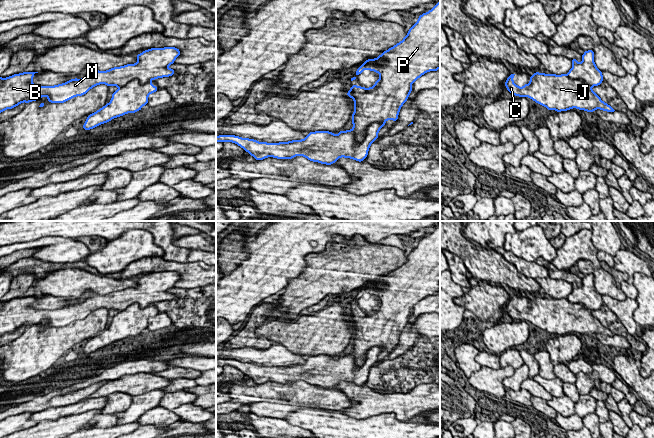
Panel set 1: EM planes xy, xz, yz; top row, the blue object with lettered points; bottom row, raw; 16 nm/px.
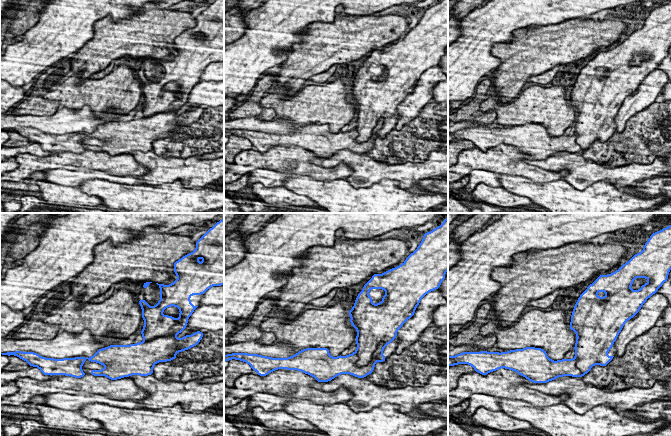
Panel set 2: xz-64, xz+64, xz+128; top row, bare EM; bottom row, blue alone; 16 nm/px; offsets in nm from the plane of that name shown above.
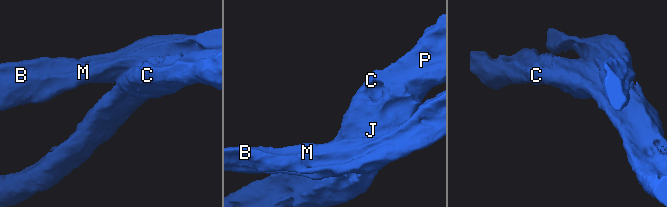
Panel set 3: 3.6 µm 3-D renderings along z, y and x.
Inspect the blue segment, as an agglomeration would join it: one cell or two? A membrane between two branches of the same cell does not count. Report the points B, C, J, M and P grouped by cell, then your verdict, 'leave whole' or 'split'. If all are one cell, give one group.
B M / C J P; split

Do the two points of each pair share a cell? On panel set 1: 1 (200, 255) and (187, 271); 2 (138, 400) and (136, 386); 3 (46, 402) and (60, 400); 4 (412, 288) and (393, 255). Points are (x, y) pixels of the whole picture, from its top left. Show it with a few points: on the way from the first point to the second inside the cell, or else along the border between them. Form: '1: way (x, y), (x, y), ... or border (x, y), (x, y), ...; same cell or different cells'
1: border (187, 261), (202, 261), (205, 264); different cells
2: border (160, 389), (152, 389), (132, 396); different cells
3: way (49, 400), (57, 400); same cell
4: border (408, 256), (400, 265), (387, 274); different cells

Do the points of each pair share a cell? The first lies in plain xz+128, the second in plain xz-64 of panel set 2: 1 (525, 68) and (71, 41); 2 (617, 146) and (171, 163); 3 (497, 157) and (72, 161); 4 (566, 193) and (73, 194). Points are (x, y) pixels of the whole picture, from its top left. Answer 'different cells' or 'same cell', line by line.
1: different cells
2: different cells
3: same cell
4: different cells

